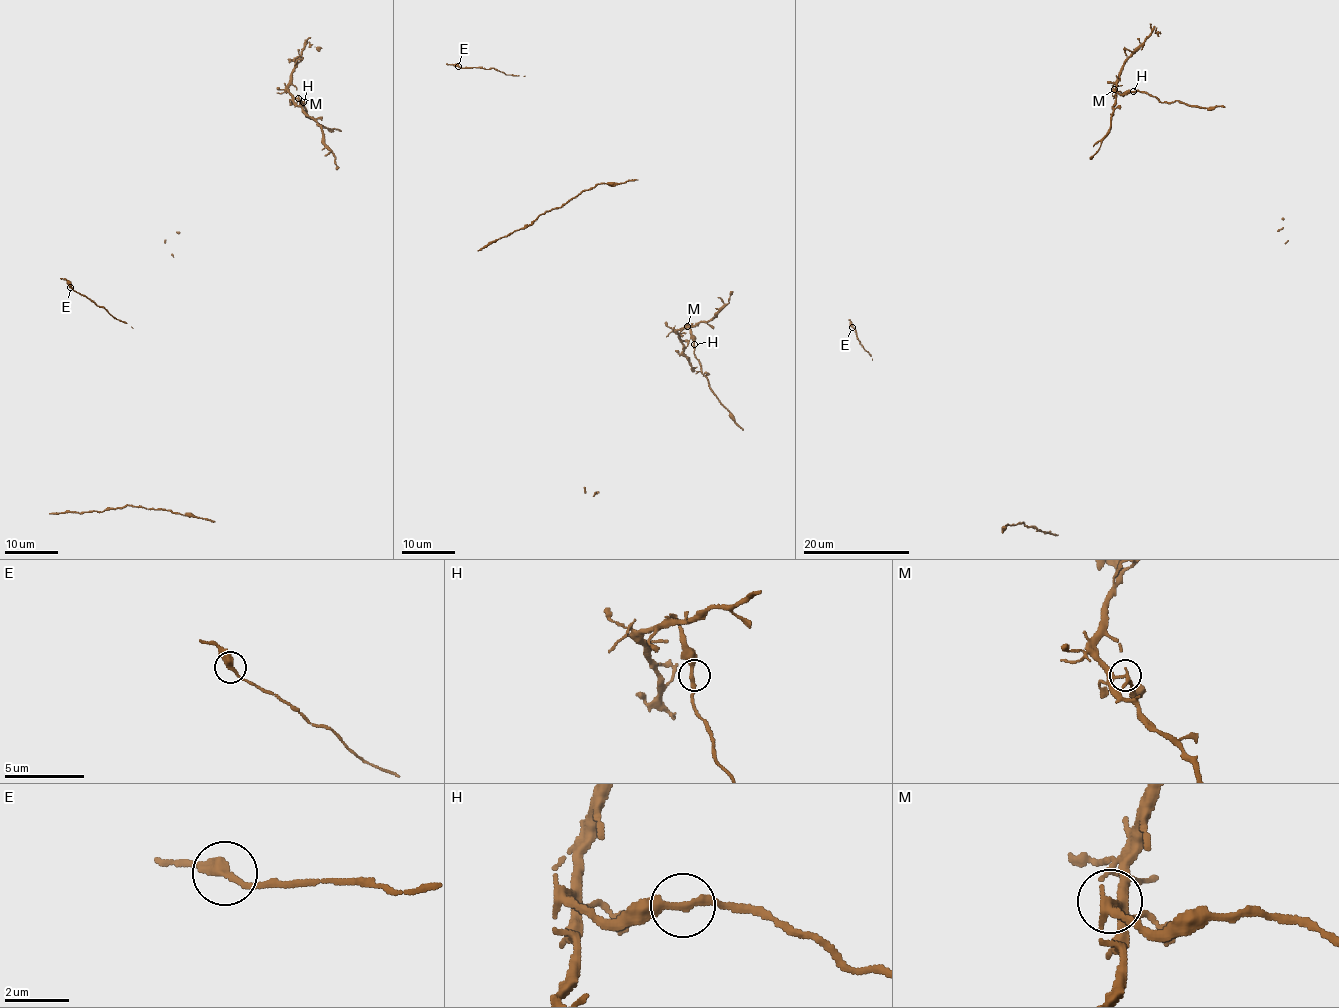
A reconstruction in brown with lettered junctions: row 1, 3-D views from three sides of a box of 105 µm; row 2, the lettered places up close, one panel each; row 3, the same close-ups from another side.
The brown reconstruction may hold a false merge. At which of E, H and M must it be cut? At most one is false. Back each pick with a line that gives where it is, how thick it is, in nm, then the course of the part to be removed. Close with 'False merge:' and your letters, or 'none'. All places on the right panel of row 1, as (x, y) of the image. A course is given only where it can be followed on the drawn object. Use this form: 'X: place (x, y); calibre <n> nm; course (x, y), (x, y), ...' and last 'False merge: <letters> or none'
M: place (1114, 89); calibre 240 nm; course (1114, 89), (1124, 61), (1154, 29), (1159, 33)
False merge: M

